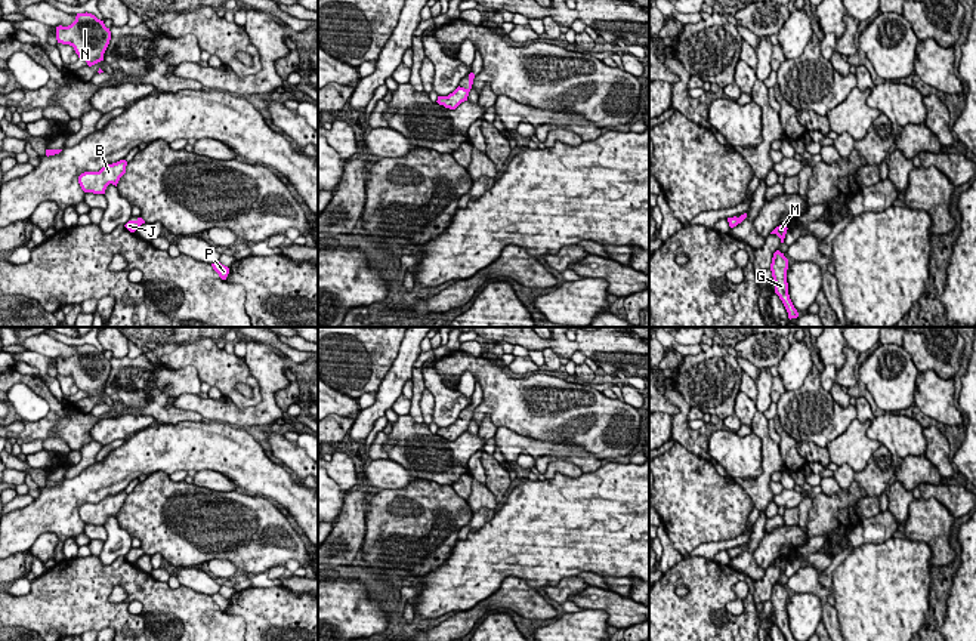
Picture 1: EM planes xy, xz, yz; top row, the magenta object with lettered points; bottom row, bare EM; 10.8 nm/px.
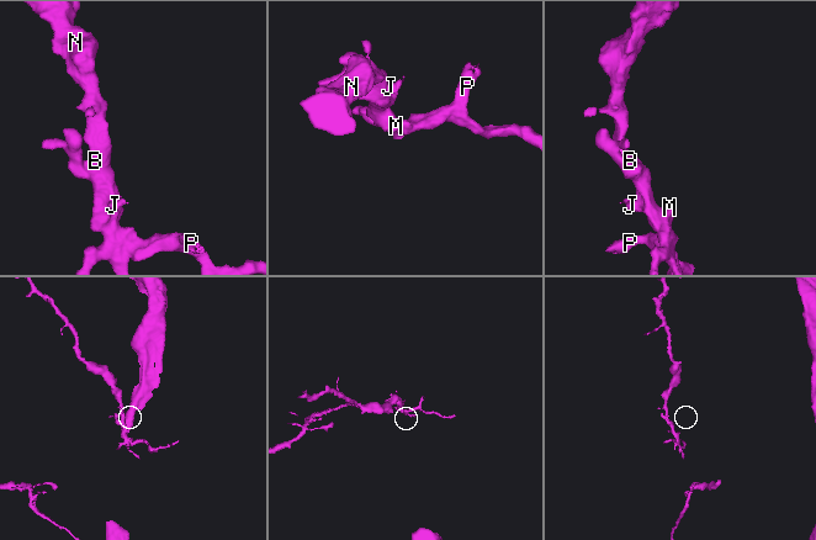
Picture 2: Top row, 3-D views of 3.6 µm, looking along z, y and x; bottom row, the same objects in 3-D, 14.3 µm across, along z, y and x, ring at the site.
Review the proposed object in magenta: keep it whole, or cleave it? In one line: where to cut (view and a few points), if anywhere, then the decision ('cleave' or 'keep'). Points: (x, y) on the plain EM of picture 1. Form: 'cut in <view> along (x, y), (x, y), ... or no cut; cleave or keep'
no cut; keep

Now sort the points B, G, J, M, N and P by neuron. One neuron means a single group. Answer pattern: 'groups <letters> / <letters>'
groups B G J M N P

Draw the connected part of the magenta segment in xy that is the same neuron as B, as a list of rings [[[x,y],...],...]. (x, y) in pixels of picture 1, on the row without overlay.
[[[126,491],[108,496],[99,503],[84,503],[78,508],[78,515],[84,524],[105,526],[109,515],[118,515],[120,509],[126,505]]]

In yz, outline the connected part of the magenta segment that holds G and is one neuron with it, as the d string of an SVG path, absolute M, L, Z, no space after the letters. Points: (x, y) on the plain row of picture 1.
M776 582L770 595L772 608L775 613L775 625L782 632L785 641L796 641L788 626L787 601L788 591L784 588L784 585Z

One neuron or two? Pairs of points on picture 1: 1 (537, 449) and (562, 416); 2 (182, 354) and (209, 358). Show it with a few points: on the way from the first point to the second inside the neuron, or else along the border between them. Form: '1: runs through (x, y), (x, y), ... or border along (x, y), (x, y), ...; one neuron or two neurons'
1: border along (510, 430), (539, 440), (577, 446); two neurons
2: runs through (188, 354), (203, 354); one neuron

